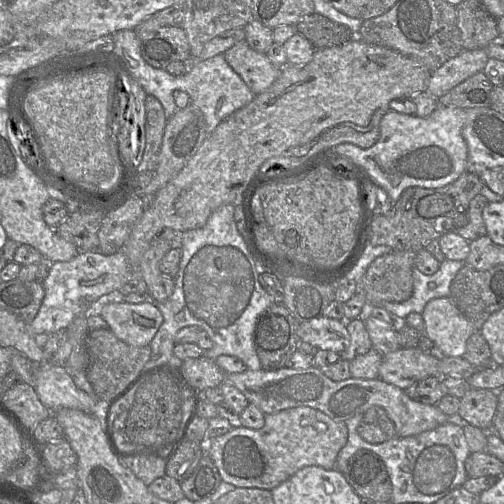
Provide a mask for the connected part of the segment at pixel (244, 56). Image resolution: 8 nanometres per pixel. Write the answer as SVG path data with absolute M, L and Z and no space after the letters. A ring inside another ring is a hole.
M245 39L236 43L223 55L229 66L255 95L268 89L282 69L274 66L266 53L253 50Z

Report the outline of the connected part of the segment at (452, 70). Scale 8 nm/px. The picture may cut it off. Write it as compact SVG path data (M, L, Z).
M486 49L462 50L432 72L427 90L436 99L478 72L489 59Z

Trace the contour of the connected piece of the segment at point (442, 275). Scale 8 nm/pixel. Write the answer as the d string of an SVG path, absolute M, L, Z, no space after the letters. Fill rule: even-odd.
M445 259L433 275L425 275L414 266L412 296L404 302L386 302L382 306L397 322L403 321L412 312L422 314L430 300L450 297L451 282L464 264Z

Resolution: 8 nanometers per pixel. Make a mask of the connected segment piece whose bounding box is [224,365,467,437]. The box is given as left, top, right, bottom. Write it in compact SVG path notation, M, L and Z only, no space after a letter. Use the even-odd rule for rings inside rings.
M313 365L309 368L306 368L306 369L293 369L293 368L287 368L287 367L283 367L283 368L277 369L277 370L263 370L263 369L249 370L249 369L246 369L244 372L241 372L241 373L227 373L225 375L224 382L231 384L231 385L235 386L237 389L239 389L245 395L248 402L256 405L264 414L272 414L272 413L276 413L276 412L279 412L279 411L285 410L285 409L294 408L294 407L308 406L308 407L311 407L311 408L314 408L314 409L321 411L322 413L326 414L328 417L330 417L334 421L345 422L346 420L350 419L351 417L353 417L357 414L363 414L367 409L369 409L372 406L379 406L385 410L385 412L387 413L387 416L392 421L396 435L398 437L415 436L415 435L418 435L422 432L432 430L432 429L434 429L442 424L445 424L447 422L458 422L462 426L467 425L467 423L463 423L459 419L458 413L457 413L457 416L450 416L450 415L443 413L436 405L428 405L428 404L423 404L423 403L417 402L417 401L411 399L410 397L408 397L403 389L400 389L392 384L386 383L385 381L381 380L380 378L359 379L359 378L350 377L350 378L348 378L346 380L342 380L342 381L333 381L330 378L328 378L325 374L323 374L319 368L314 367Z

